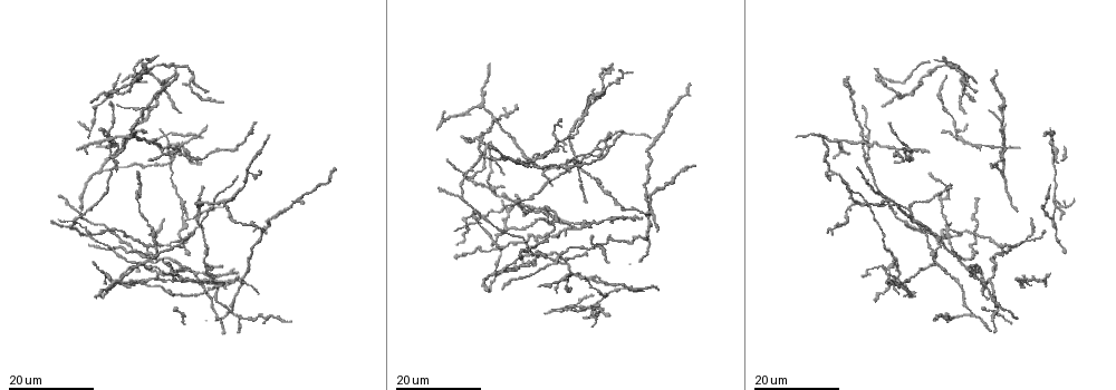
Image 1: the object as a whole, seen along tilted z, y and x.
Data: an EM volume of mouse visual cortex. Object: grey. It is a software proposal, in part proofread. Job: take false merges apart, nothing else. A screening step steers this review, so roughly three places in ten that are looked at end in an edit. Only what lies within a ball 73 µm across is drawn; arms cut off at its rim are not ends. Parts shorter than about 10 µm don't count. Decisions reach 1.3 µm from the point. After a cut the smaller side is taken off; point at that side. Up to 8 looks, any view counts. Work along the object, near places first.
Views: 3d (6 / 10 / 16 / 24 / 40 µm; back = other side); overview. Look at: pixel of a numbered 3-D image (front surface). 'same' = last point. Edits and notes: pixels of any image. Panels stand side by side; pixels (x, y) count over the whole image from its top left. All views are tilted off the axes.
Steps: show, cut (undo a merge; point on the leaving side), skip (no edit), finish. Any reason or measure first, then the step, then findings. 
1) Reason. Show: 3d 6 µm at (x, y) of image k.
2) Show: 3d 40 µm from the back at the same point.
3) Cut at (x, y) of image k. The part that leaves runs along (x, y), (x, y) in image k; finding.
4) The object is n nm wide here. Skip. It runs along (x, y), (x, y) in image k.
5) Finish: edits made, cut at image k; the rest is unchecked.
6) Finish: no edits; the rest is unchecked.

Looks like a crossing. Show: 3d 24 µm at (943, 238) of image 1.

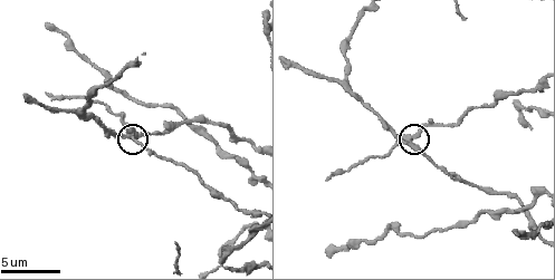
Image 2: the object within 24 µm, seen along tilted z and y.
Closer look. Show: 3d 10 µm at (125, 136) of image 2.

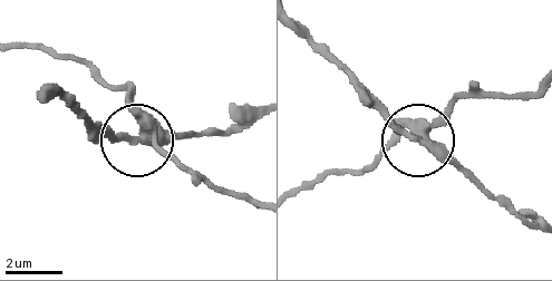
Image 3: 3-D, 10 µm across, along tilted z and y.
Zoom in. Show: 3d 6 µm at (139, 141) of image 3.

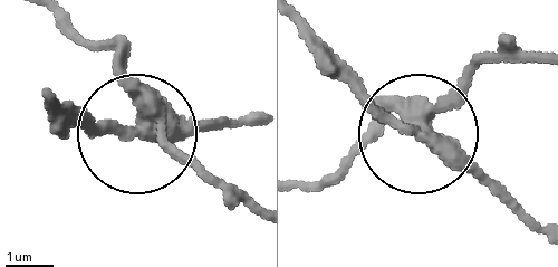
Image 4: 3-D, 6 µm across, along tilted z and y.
The object is 280 nm wide here. Cut at (183, 156) of image 4. The part that leaves runs along (146, 110), (255, 201) in image 4; two neurons meet here.

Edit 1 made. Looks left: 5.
Show: overview.

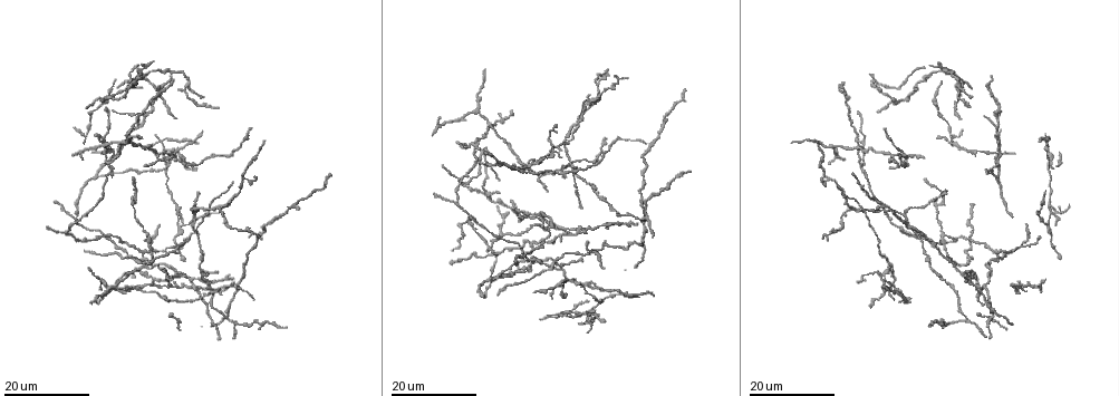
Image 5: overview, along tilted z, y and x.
Three arms meet. Show: 3d 16 µm at (135, 206) of image 5.

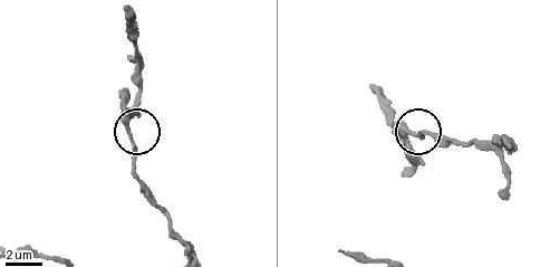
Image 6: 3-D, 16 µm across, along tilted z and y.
Show: 3d 6 µm at (408, 131) of image 6.

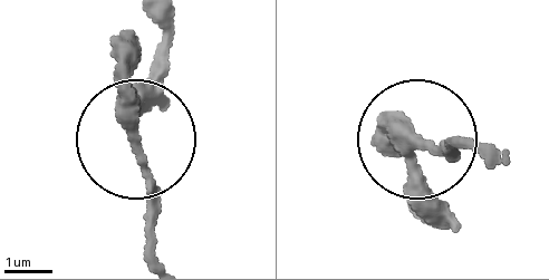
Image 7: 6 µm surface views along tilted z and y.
Skip. It runs along (159, 256), (132, 112), (163, 57) in image 7; continuous, no second neuron.

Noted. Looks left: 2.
A fork. Show: 3d 6 µm at (231, 133) of image 2.

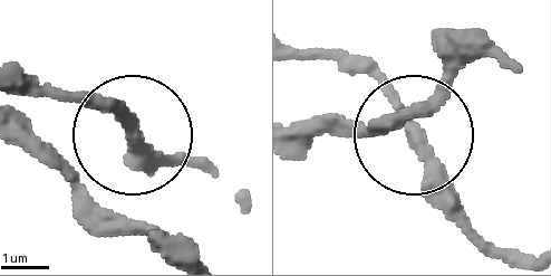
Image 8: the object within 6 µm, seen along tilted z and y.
Skip. It runs along (12, 91), (92, 91), (128, 121), (64, 164), (32, 152) in image 8; one neuron here.

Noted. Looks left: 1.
Finish: edits made, cut at image 4; the rest is unchecked.

